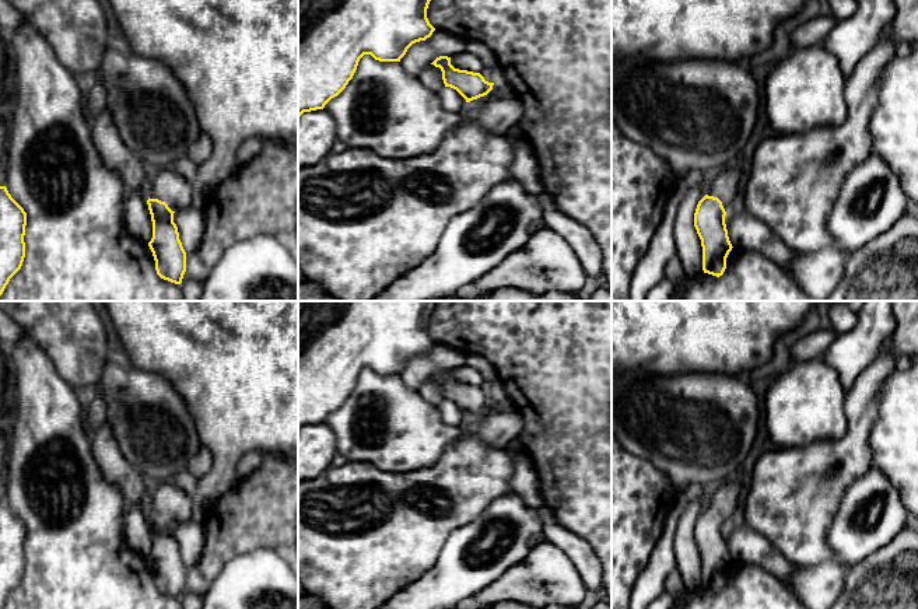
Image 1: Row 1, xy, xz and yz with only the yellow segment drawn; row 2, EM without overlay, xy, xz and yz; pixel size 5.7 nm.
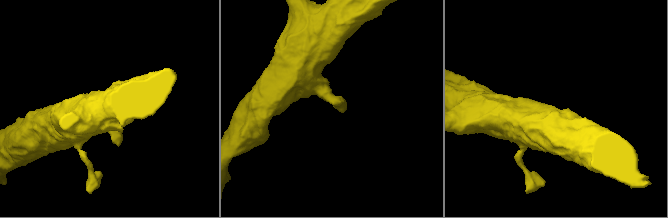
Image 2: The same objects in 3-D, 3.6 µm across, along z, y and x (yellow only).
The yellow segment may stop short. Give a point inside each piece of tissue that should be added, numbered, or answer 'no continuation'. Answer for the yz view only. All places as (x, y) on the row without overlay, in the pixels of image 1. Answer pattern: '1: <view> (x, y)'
1: yz (724, 500)

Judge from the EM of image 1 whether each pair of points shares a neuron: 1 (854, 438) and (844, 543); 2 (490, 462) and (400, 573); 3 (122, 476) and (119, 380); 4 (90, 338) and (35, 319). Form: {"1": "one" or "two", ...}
{"1": "two", "2": "one", "3": "two", "4": "one"}

